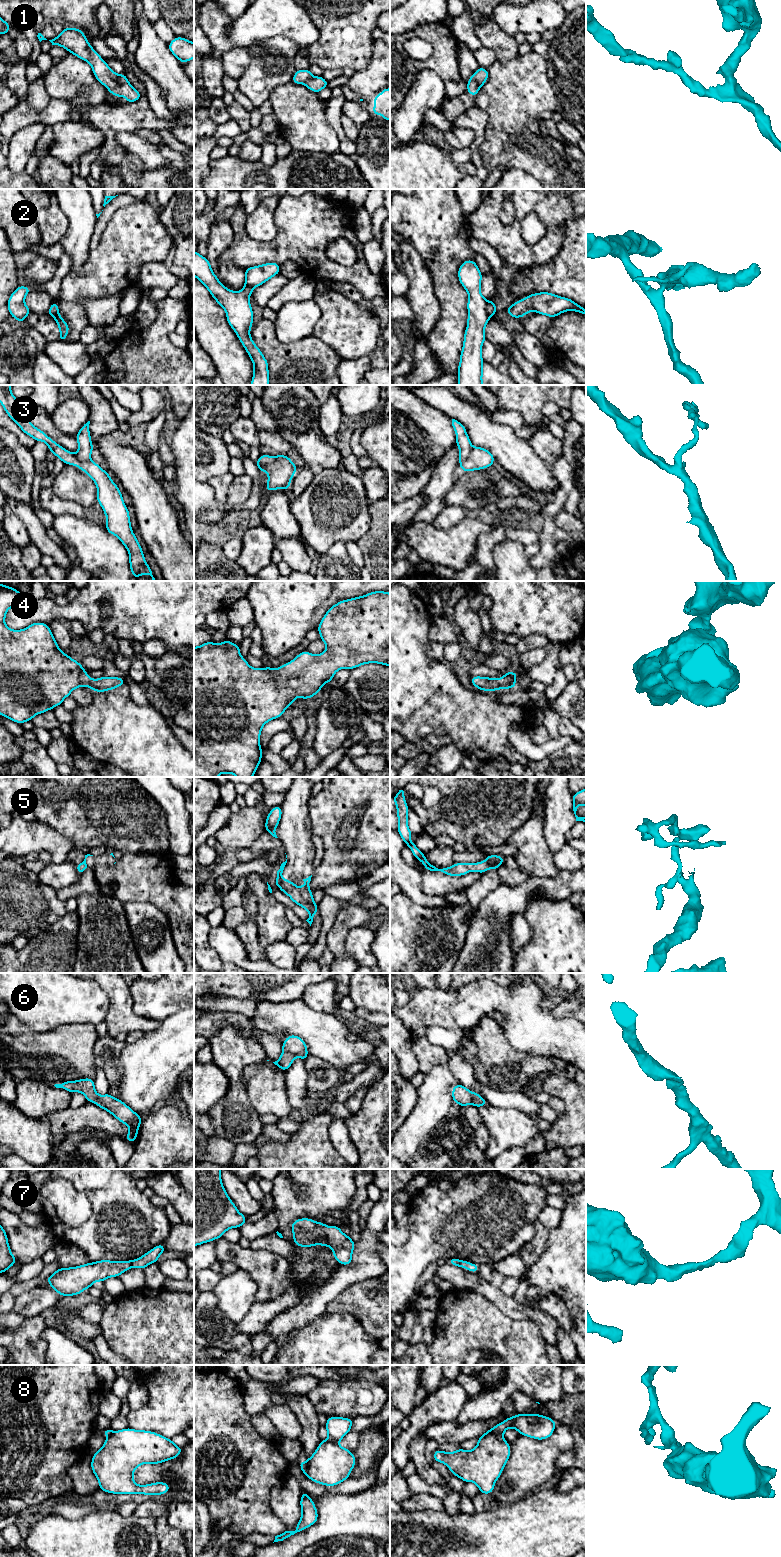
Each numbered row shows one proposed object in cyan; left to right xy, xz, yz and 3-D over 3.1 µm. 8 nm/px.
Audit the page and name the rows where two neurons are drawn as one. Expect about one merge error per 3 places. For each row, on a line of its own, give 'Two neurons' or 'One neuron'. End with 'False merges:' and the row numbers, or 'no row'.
1: One neuron
2: Two neurons
3: Two neurons
4: One neuron
5: Two neurons
6: One neuron
7: One neuron
8: Two neurons
False merges: 2, 3, 5, 8

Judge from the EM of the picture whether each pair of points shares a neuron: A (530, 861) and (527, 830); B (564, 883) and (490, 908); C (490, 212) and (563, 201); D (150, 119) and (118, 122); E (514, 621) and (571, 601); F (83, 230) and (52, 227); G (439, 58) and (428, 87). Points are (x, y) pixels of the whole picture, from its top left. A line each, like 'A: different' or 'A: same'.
A: same
B: same
C: same
D: same
E: same
F: different
G: different

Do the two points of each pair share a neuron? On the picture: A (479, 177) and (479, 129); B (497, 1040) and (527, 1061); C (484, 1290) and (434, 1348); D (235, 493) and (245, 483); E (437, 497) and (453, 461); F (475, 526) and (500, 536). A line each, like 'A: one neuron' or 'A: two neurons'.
A: one neuron
B: one neuron
C: two neurons
D: one neuron
E: one neuron
F: two neurons

